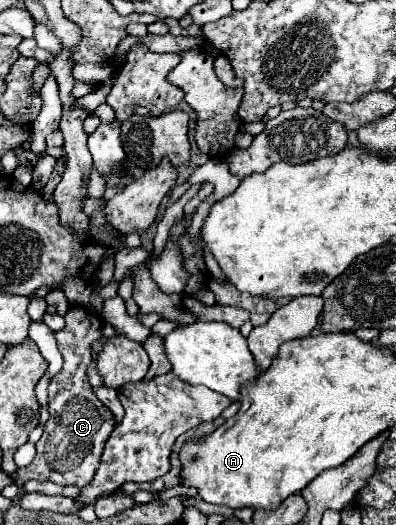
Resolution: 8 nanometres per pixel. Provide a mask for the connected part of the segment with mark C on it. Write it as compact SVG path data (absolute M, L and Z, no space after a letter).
M70 307L64 315L64 329L54 333L58 343L58 351L64 357L62 371L50 381L48 387L48 411L52 415L52 423L46 425L40 441L36 443L36 457L28 467L16 471L16 485L22 489L16 497L24 495L24 481L52 481L58 485L74 485L84 487L90 483L96 473L96 465L100 459L100 451L108 435L112 433L116 421L114 415L104 407L104 403L94 395L94 389L88 383L88 365L92 361L90 343L102 337L102 317L92 307Z

